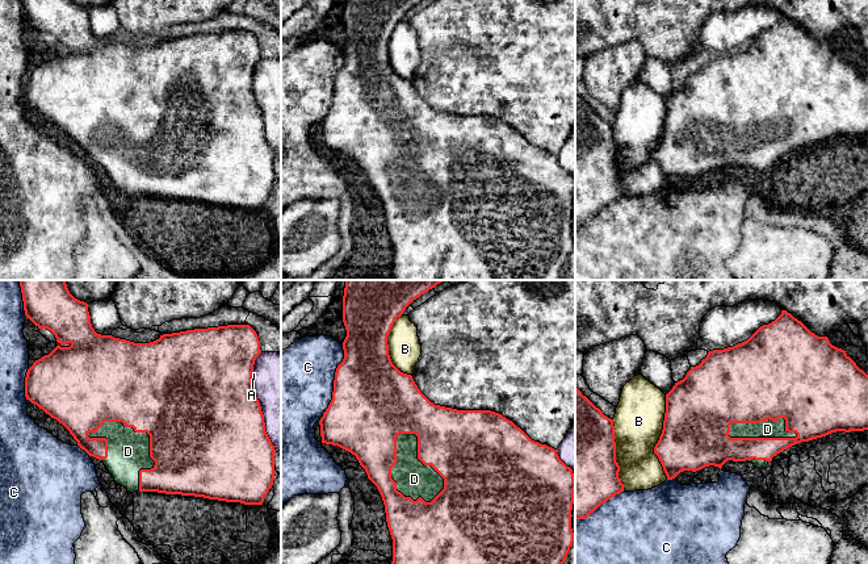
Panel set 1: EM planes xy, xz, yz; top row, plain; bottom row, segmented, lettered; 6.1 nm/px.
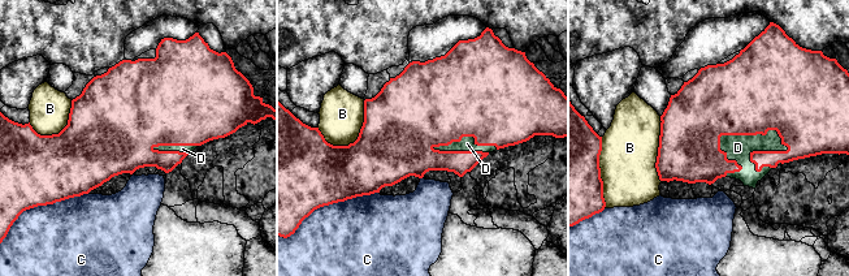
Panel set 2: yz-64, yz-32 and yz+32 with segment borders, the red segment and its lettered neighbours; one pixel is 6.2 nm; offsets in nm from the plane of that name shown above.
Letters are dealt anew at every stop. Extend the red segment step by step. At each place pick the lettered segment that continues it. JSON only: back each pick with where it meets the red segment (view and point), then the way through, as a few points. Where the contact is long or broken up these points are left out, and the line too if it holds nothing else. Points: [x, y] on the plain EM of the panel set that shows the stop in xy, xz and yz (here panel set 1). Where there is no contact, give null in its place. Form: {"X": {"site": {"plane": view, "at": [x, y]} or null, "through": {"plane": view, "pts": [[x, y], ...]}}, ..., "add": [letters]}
{"D": {"site": {"plane": "xz", "at": [390, 183]}}, "add": ["D"]}

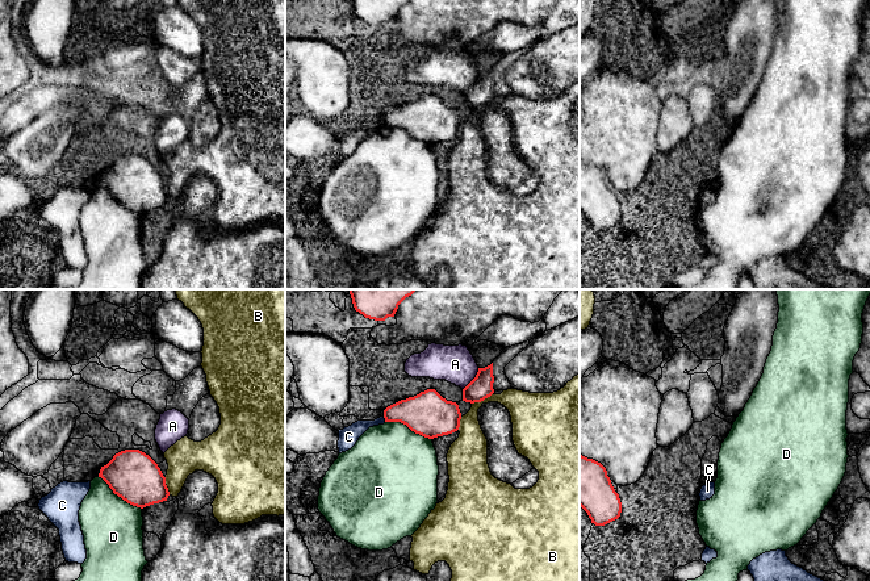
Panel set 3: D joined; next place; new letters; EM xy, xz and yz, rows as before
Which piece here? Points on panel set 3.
{"add": []}

